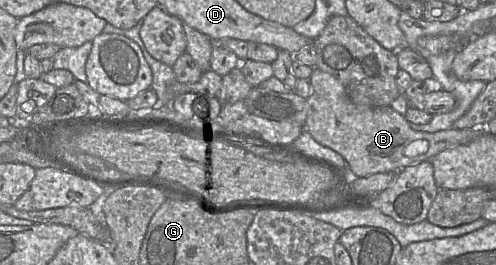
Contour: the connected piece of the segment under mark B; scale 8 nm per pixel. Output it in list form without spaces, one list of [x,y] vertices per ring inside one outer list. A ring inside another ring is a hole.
[[[314,67],[310,81],[311,94],[306,99],[307,117],[303,129],[318,143],[339,153],[356,177],[398,172],[430,161],[444,150],[470,143],[480,132],[480,129],[453,128],[434,133],[414,131],[404,115],[391,106],[368,107],[352,102],[340,81],[329,73]]]

